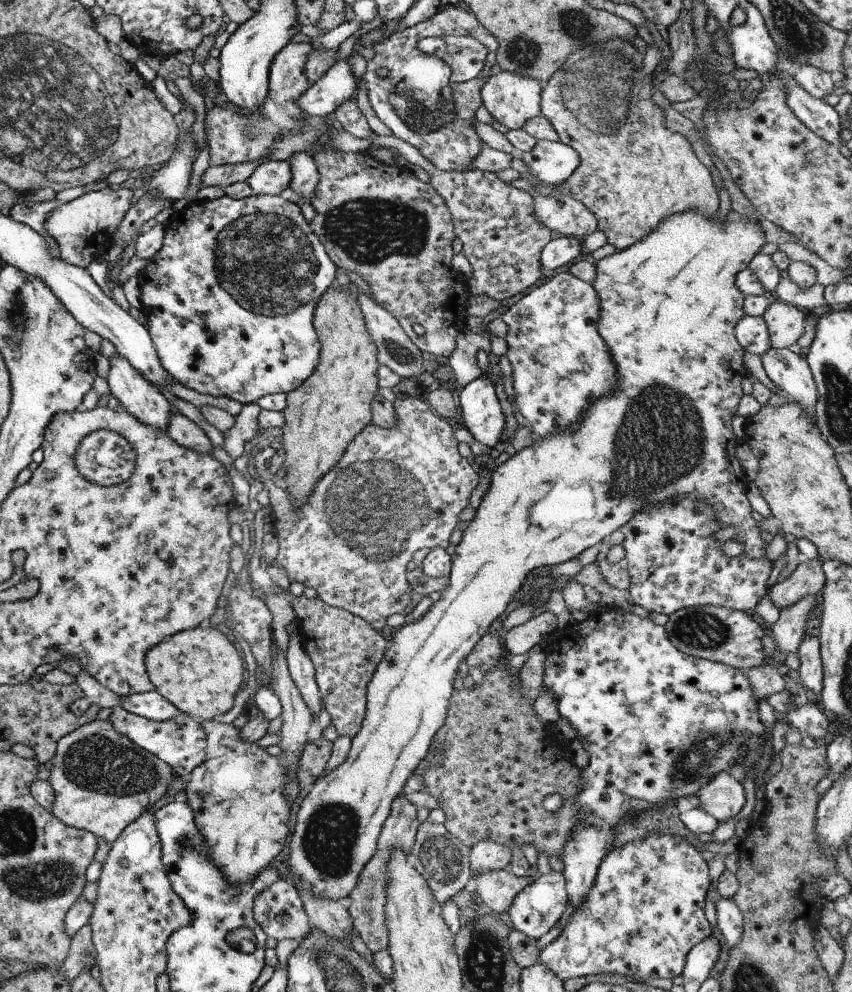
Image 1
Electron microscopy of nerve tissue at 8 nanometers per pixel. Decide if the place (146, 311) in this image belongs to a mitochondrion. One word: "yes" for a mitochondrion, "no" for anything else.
no

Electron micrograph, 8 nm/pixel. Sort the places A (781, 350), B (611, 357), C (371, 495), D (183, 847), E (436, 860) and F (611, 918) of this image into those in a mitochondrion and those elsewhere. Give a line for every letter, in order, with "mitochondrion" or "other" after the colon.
A: other
B: other
C: mitochondrion
D: mitochondrion
E: mitochondrion
F: mitochondrion

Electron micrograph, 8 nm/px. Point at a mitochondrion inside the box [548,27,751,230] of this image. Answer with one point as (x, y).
(598, 94)

